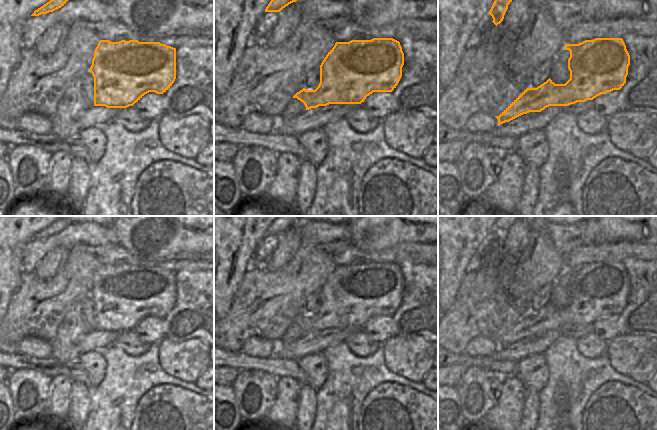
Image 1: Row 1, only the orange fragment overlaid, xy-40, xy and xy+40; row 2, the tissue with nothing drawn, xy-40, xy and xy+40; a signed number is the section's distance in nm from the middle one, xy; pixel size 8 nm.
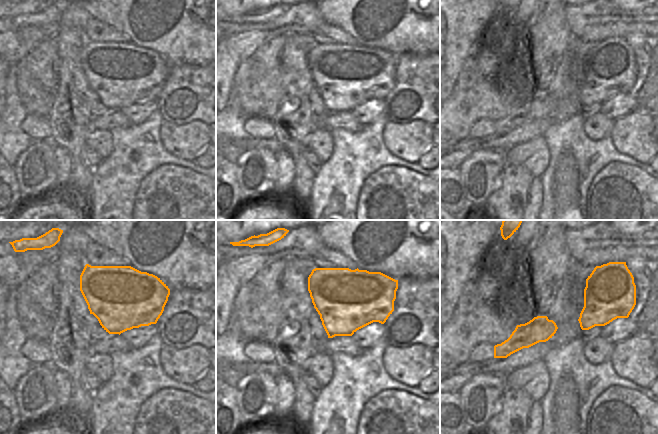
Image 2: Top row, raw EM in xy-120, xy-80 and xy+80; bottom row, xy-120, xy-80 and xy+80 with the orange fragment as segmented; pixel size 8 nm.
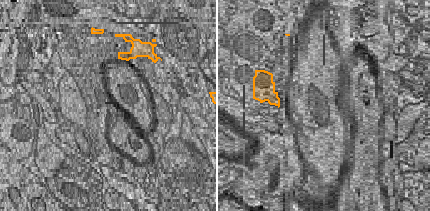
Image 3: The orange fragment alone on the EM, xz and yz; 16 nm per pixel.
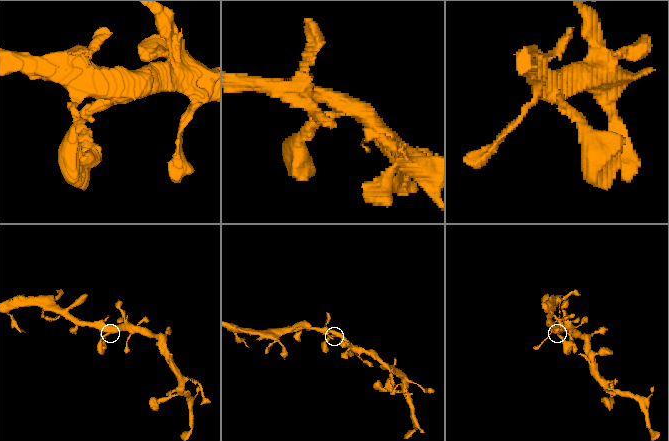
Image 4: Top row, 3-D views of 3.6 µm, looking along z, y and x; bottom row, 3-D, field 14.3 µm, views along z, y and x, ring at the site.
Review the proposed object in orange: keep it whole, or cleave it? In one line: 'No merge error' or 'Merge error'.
No merge error

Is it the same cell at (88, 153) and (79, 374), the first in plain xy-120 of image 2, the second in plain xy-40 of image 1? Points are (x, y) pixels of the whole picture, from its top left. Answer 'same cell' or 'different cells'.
same cell

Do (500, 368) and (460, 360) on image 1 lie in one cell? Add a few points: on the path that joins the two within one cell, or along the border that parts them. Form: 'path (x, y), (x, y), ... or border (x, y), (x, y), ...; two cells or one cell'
path (490, 364), (483, 361), (470, 361); one cell

